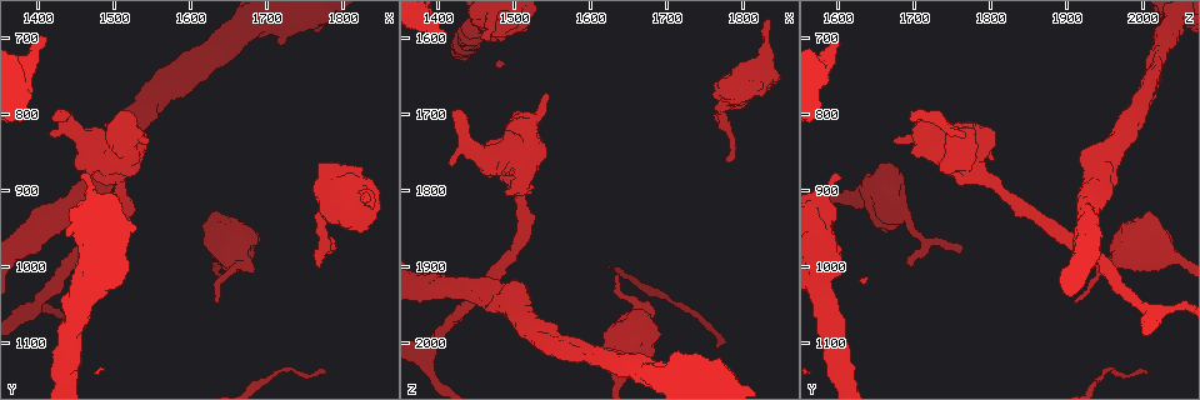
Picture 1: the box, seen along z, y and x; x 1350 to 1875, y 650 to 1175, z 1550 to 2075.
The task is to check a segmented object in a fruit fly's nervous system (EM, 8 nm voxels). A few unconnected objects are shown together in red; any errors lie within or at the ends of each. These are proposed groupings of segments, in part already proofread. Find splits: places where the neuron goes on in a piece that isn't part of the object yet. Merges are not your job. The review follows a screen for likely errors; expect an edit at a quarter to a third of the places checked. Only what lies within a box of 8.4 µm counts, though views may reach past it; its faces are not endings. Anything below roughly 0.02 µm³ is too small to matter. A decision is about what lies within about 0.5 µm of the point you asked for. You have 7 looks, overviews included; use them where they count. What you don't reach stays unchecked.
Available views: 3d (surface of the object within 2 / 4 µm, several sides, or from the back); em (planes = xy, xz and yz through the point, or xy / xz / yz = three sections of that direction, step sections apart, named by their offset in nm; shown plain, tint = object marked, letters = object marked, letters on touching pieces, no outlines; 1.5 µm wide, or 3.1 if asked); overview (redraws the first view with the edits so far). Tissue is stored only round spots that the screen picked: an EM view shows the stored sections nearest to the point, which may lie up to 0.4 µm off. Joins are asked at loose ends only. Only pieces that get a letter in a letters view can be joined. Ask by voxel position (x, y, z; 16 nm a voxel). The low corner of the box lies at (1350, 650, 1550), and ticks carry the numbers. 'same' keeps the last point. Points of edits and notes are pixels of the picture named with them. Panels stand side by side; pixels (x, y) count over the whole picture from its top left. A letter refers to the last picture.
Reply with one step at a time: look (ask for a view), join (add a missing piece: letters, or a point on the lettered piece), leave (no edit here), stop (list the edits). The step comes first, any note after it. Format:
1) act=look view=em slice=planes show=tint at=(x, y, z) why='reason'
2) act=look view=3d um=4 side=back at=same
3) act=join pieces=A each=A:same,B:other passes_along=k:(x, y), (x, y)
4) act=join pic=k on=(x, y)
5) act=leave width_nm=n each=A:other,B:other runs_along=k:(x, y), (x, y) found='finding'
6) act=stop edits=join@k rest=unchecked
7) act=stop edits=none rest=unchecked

act=look view=em slice=xz step=8 show=letters at=(1410, 700, 1595) why='branch stops here'

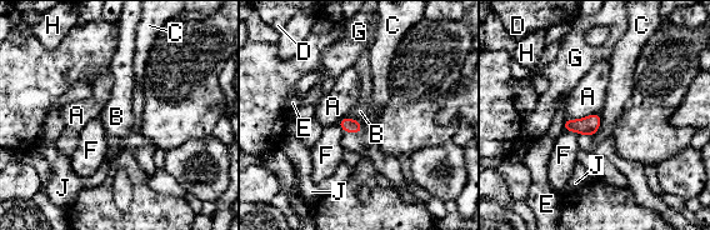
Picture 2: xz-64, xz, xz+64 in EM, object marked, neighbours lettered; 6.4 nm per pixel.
act=leave each=A:other,B:other,C:other,D:other,E:other,F:other,G:other,H:other,J:other border=2:(345, 116), (356, 120), (361, 125) found='no lettered piece goes on from it'

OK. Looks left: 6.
act=look view=em slice=xz step=4 show=letters at=(1420, 810, 1695) why='branch stops here'

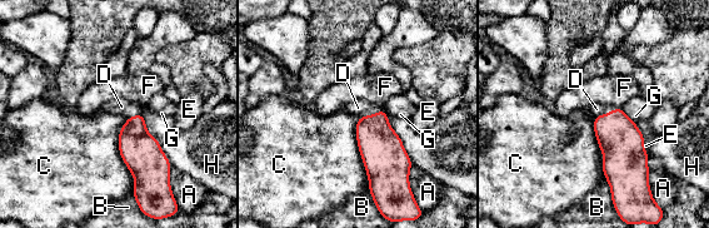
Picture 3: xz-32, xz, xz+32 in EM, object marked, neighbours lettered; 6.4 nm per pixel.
act=join pieces=D each=A:other,B:other,C:other,D:same,E:other,F:other,G:other,H:other passes_along=3:(382, 149), (370, 115), (358, 108) found='it goes on there'

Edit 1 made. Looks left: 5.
act=look view=overview why='redraw'

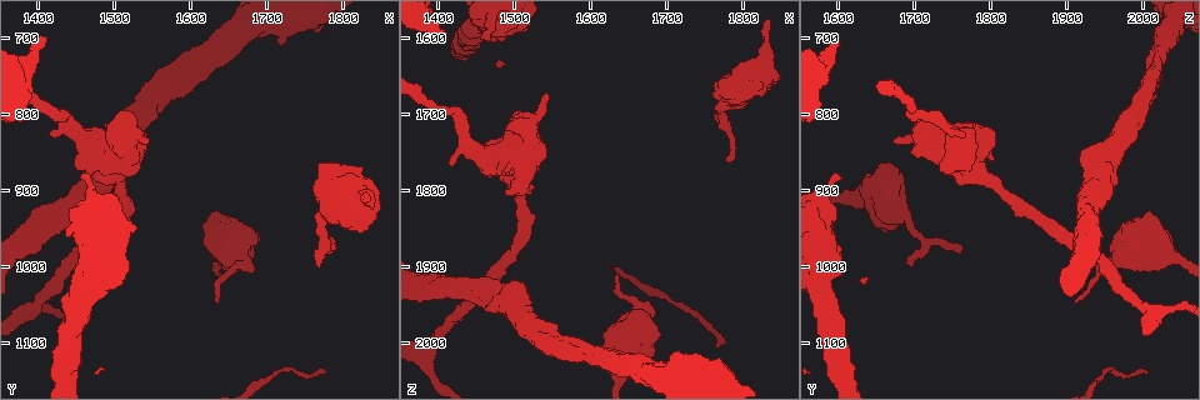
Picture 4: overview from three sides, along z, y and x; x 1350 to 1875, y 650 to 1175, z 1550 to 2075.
act=look view=em slice=planes show=letters at=(1460, 875, 1600) why='branch stops here'

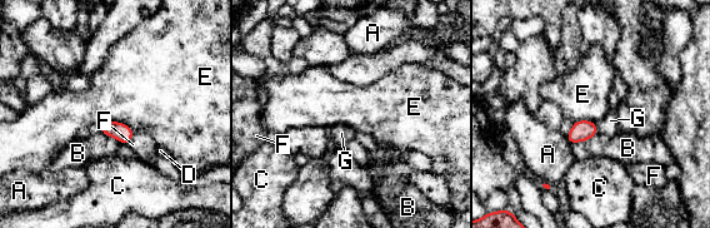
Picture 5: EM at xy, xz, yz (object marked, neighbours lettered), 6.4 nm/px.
act=join pieces=G each=A:other,B:other,C:other,D:other,E:other,F:other,G:same passes_along=5:(581, 130), (595, 128), (608, 125) found='the neuron continues'

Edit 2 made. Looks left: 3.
act=stop edits=join@3,join@5 rest=unchecked

